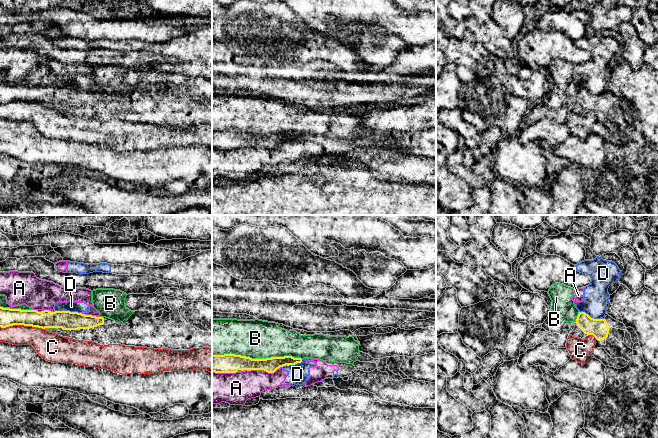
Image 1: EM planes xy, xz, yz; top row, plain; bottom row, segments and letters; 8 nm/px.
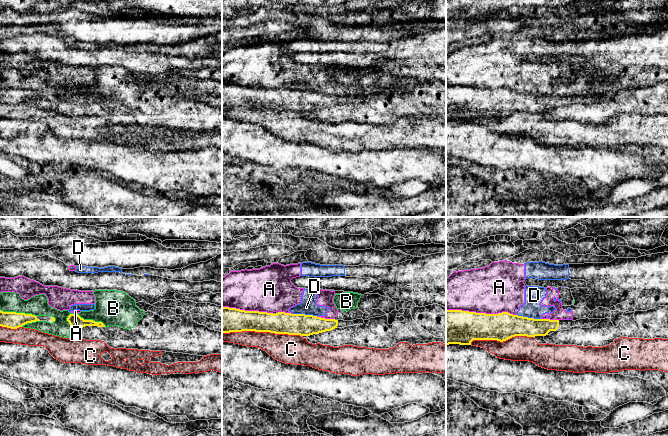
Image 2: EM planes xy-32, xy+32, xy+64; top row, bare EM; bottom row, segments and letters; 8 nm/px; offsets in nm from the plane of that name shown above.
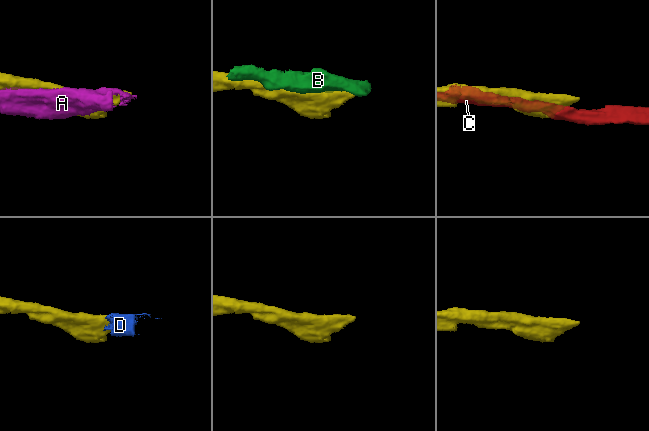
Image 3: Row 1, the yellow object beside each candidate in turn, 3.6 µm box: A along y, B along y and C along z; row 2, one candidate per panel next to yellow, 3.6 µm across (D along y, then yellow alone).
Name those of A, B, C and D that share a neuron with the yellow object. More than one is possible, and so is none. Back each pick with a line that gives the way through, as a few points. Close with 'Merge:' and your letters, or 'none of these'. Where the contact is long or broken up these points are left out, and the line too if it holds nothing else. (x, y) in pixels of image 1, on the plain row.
Merge: none of these

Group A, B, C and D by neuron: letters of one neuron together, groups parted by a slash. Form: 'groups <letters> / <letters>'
groups A D / B / C

